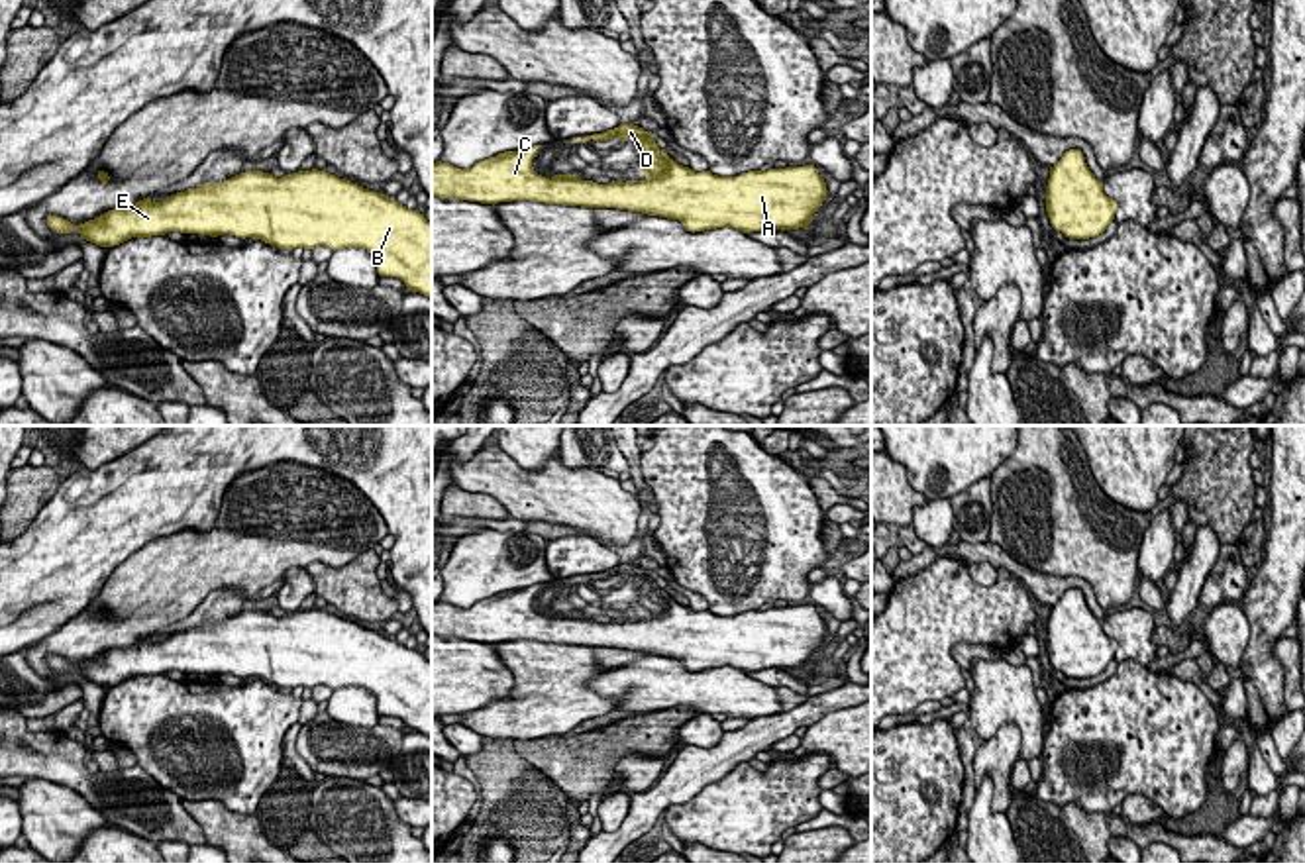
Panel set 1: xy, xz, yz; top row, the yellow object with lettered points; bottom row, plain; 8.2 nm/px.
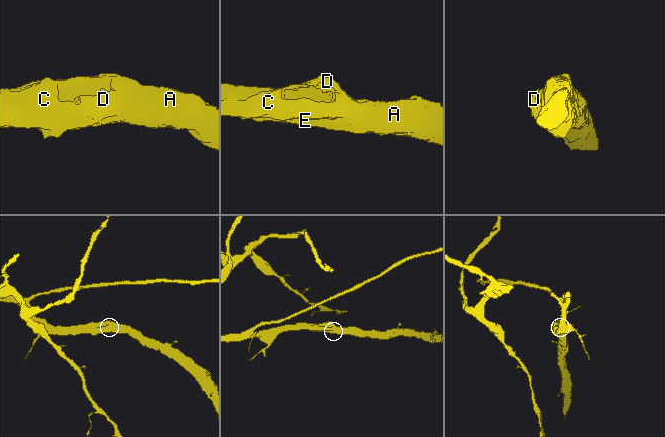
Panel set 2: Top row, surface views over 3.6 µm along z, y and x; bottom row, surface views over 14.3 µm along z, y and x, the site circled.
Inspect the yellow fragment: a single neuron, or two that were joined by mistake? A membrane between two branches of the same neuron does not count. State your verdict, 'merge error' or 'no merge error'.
no merge error

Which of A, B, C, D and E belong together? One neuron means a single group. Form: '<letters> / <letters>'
A B C D E

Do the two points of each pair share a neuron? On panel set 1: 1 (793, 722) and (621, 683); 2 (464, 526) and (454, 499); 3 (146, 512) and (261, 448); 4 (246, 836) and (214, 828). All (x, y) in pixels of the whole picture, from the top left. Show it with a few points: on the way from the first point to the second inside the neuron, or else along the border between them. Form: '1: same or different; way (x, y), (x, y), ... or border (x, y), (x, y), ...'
1: different; border (782, 710), (750, 720)
2: different; border (452, 514), (507, 516)
3: same; way (175, 483), (212, 448), (232, 448)
4: same; way (238, 834), (222, 828)

